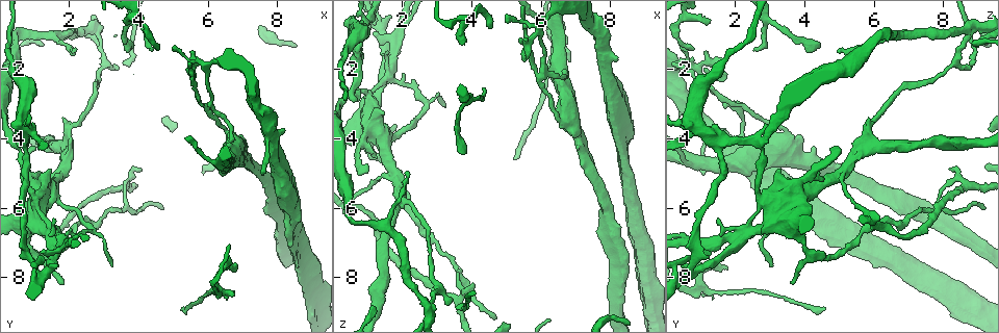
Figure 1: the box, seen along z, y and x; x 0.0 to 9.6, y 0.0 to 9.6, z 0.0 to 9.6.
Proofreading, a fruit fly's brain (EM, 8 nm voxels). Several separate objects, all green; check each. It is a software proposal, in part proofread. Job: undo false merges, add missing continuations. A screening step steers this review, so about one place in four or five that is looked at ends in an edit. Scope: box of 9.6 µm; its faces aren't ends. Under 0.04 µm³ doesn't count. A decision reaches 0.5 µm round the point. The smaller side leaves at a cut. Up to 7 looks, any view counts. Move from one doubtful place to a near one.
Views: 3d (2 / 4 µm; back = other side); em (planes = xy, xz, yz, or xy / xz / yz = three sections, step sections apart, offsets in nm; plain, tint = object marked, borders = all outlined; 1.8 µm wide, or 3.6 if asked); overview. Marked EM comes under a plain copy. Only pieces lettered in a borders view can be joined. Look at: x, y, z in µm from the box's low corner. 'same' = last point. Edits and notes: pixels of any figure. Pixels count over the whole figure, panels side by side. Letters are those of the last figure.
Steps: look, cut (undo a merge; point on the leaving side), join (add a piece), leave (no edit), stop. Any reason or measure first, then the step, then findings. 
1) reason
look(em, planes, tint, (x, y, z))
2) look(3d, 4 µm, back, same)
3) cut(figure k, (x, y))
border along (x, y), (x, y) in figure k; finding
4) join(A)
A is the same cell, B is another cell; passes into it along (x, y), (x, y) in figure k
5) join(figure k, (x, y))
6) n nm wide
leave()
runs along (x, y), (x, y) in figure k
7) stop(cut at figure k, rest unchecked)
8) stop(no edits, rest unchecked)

an open end
look(em, xz, step 16, borders, (7.55, 4.90, 1.00))

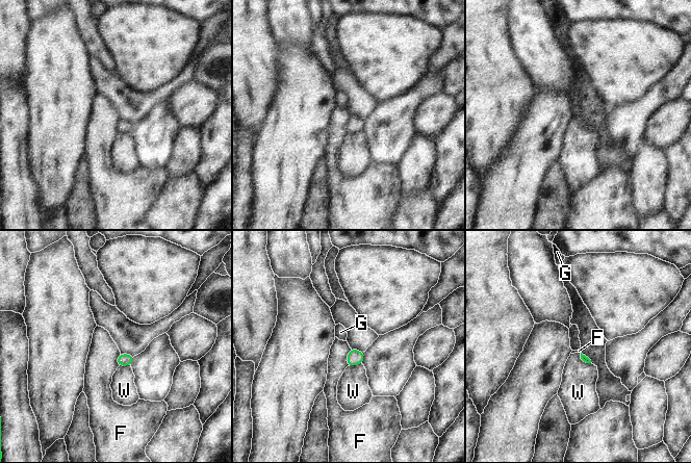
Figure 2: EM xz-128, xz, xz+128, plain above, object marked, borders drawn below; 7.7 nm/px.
look(em, planes, borders, same)

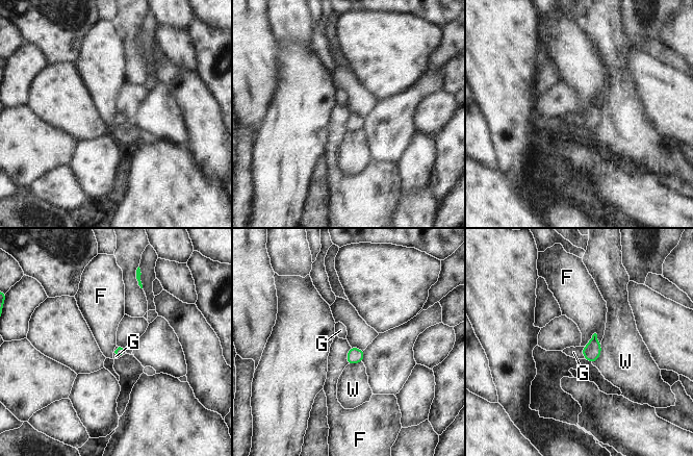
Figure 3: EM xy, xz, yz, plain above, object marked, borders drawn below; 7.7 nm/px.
join(G)
G is the same cell, F and W are other cells; passes into it along (592, 351), (582, 353), (573, 352) in figure 3; it goes on there

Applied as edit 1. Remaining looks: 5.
see it whole again
look(overview)

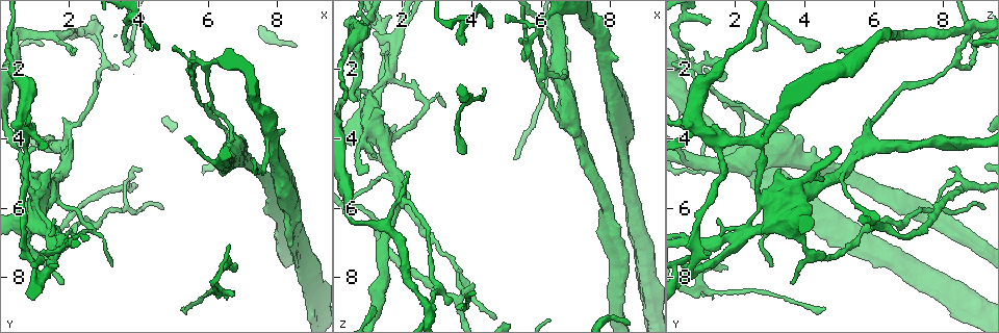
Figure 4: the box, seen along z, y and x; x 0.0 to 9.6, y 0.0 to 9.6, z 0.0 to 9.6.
look(3d, 4 µm, back, (6.10, 2.95, 1.70))

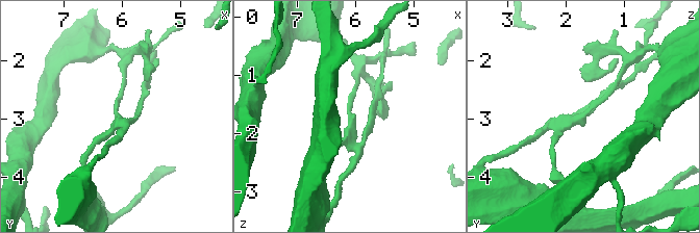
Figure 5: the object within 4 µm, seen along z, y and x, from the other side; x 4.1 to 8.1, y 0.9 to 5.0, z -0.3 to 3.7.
look(em, planes, borders, (6.05, 3.00, 1.70))

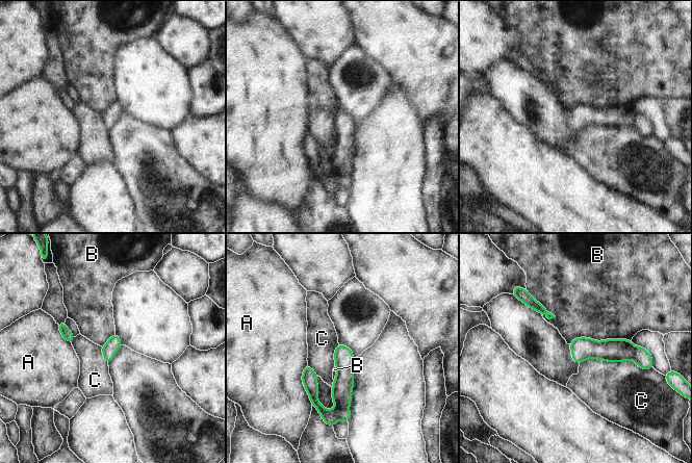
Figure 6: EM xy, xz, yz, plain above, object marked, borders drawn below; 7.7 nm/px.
cut(figure 6, (642, 357))
A, B and C are other cells; border along (635, 346), (633, 359) in figure 6; a second neuron is stuck on

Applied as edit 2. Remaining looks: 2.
look(em, planes, borders, (0.60, 3.65, 1.00))

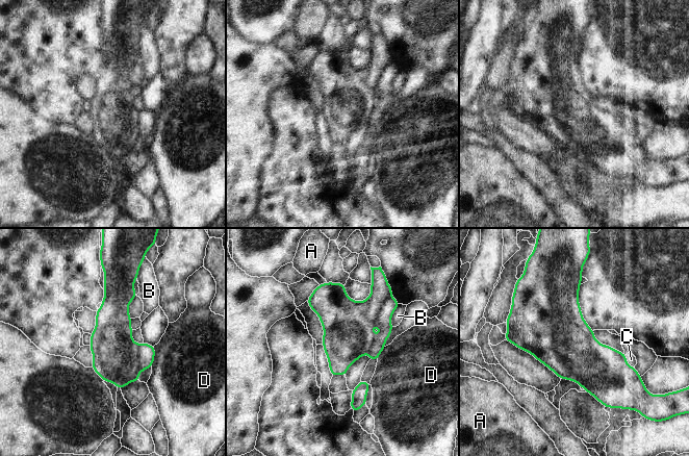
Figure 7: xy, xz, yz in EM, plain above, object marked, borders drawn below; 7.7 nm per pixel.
B touches over 190 nm
cut(figure 7, (383, 320))
A, B, C and D are other cells; two neurons meet here

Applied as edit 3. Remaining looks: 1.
stop(join at figure 3, cut at figure 6, cut at figure 7, rest unchecked)

